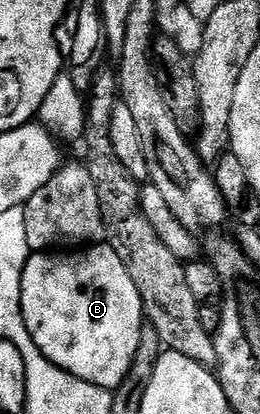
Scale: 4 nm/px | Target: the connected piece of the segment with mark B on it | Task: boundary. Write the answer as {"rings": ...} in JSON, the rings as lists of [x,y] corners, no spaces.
{"rings":[[[95,243],[89,247],[79,248],[77,251],[34,251],[31,252],[28,263],[22,272],[22,310],[24,323],[28,327],[28,335],[40,347],[40,351],[52,364],[60,367],[65,373],[71,373],[76,379],[84,379],[101,389],[115,390],[120,383],[124,383],[124,375],[132,367],[132,359],[136,355],[136,347],[140,343],[140,331],[144,324],[144,310],[142,300],[136,291],[136,283],[132,283],[132,275],[128,275],[128,267],[120,263],[120,255],[112,251],[112,247],[105,243]]]}

